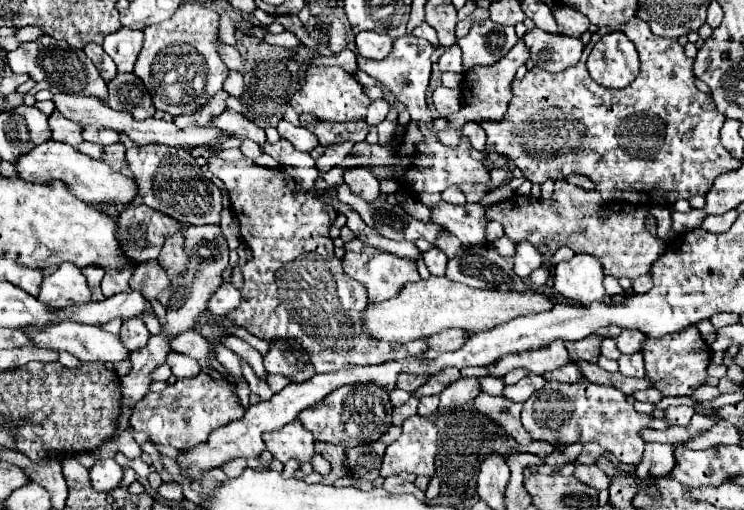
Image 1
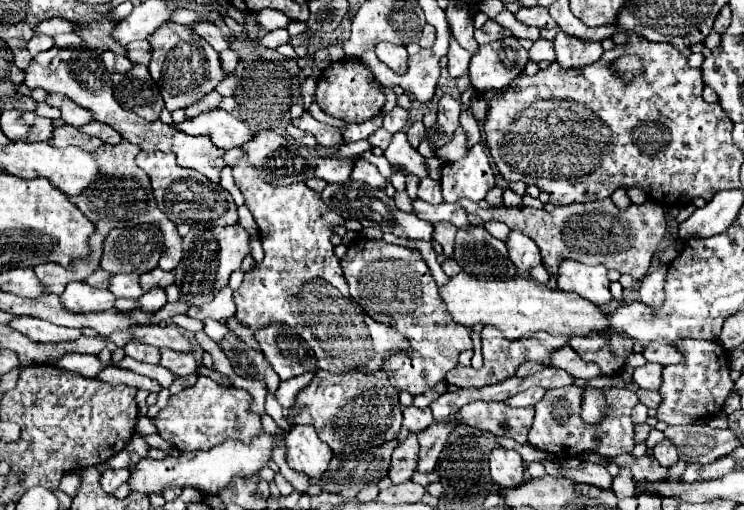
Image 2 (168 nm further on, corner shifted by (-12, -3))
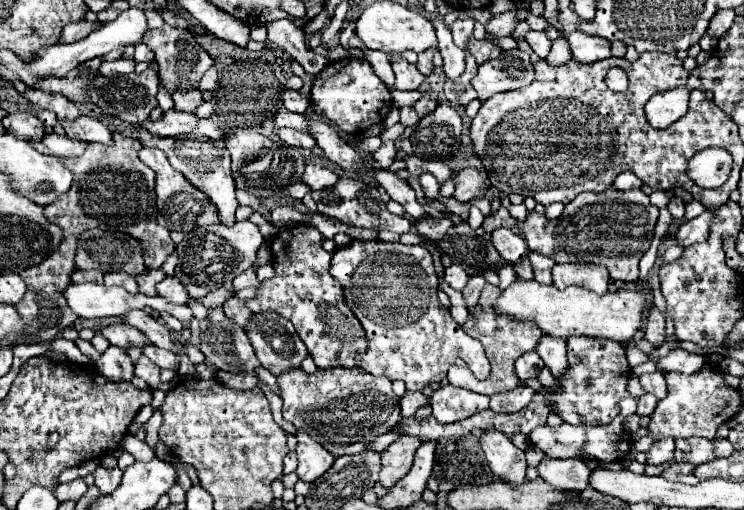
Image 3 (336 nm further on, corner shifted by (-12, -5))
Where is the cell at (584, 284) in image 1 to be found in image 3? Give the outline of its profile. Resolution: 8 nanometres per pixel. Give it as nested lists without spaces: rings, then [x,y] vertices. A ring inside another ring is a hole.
[[[556,264],[552,268],[554,286],[564,290],[568,286],[588,288],[596,294],[606,294],[608,290],[608,270],[600,264]]]

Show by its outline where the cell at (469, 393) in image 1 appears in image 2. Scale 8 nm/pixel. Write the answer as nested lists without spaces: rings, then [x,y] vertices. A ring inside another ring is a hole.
[[[436,422],[418,434],[420,442],[420,460],[416,472],[432,472],[438,456],[446,444],[448,434],[454,430],[454,422]]]

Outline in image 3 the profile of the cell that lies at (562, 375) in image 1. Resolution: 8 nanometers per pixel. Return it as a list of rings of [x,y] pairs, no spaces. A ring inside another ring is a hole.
[[[450,384],[436,390],[430,398],[432,414],[440,424],[458,422],[480,410],[486,410],[488,402],[490,402],[490,398],[484,394],[476,394],[476,392],[456,388]]]

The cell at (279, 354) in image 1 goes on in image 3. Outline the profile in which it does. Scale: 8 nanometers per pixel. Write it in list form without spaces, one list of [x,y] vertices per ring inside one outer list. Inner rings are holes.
[[[276,312],[252,314],[246,334],[260,364],[274,376],[288,372],[288,368],[300,368],[300,362],[308,356],[296,328],[290,320],[280,318]]]

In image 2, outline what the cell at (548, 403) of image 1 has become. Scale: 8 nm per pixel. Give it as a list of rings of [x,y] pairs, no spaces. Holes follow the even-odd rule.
[[[564,386],[556,390],[546,390],[544,398],[536,404],[536,416],[532,422],[532,428],[528,432],[528,442],[544,452],[548,452],[554,458],[574,458],[584,452],[596,452],[608,458],[628,454],[634,448],[634,424],[630,418],[632,406],[636,406],[640,400],[632,390],[622,388],[608,388],[606,400],[608,400],[608,416],[600,424],[586,424],[580,418],[580,406],[582,406],[582,392],[584,388],[578,386]]]

